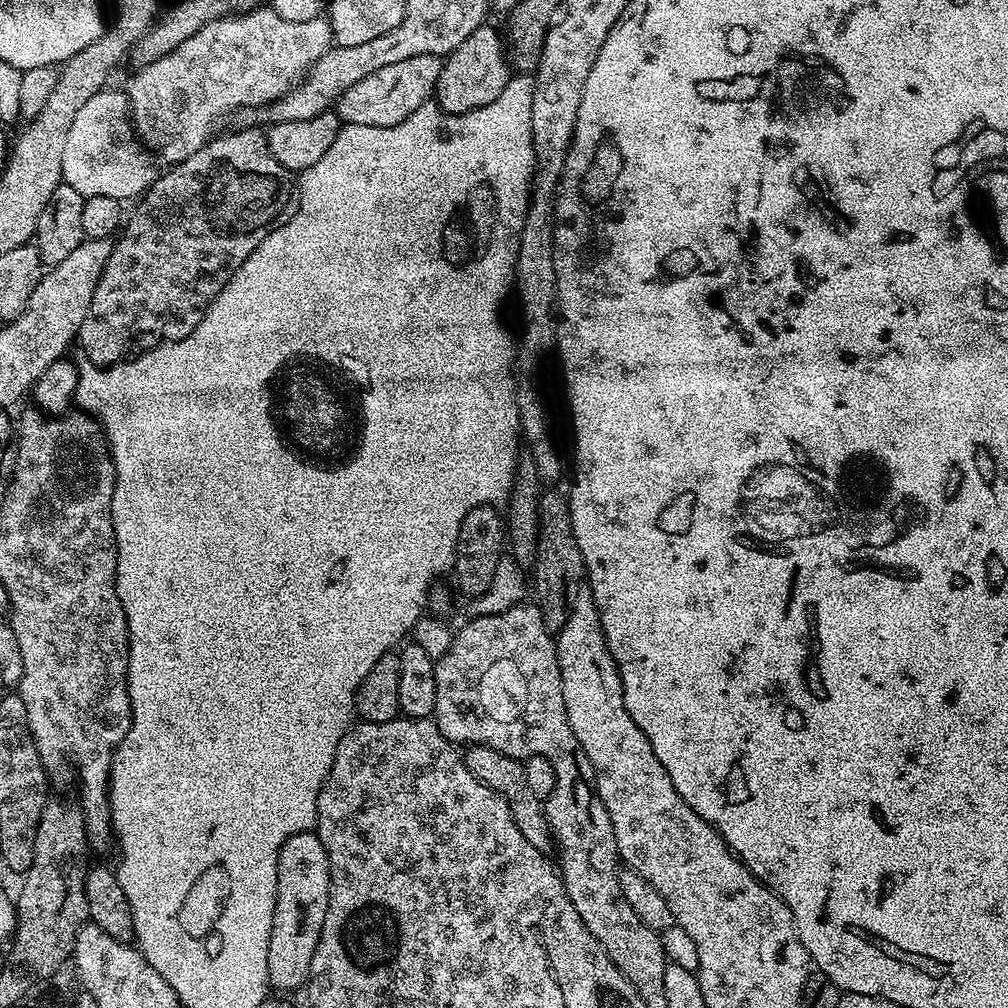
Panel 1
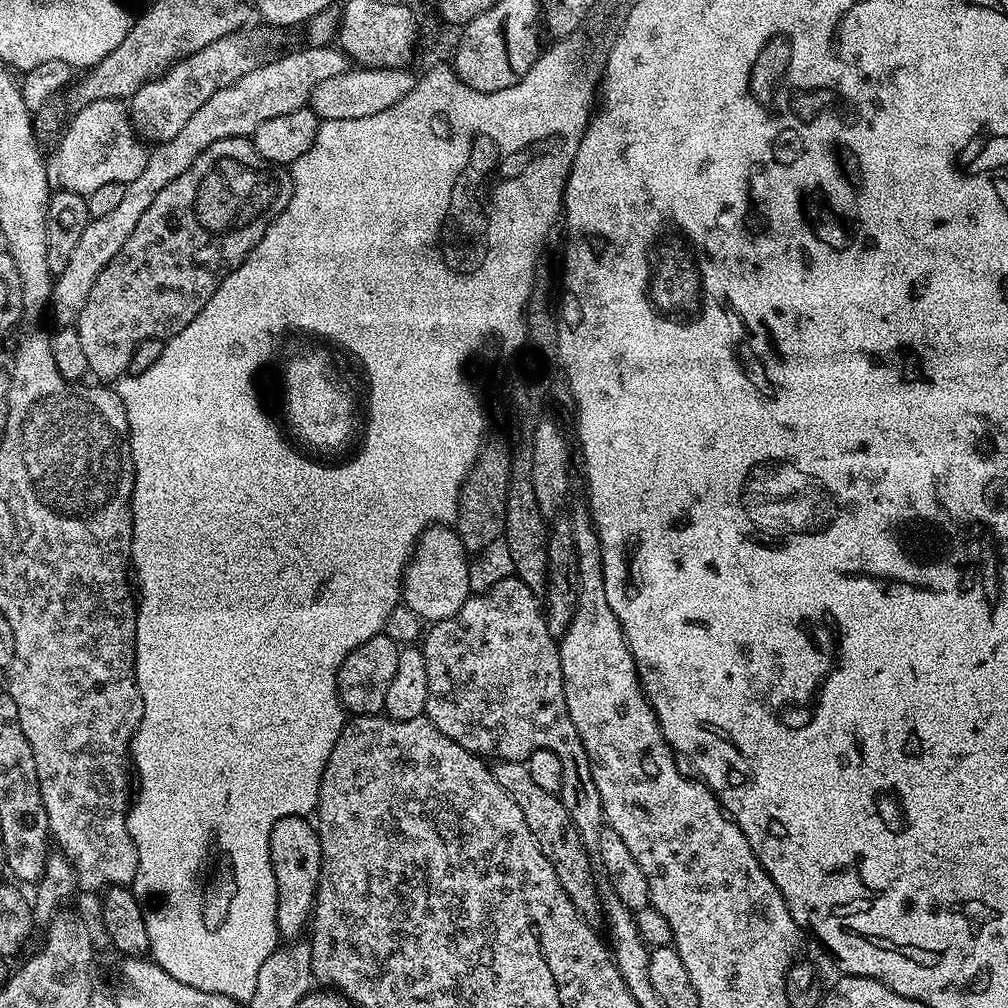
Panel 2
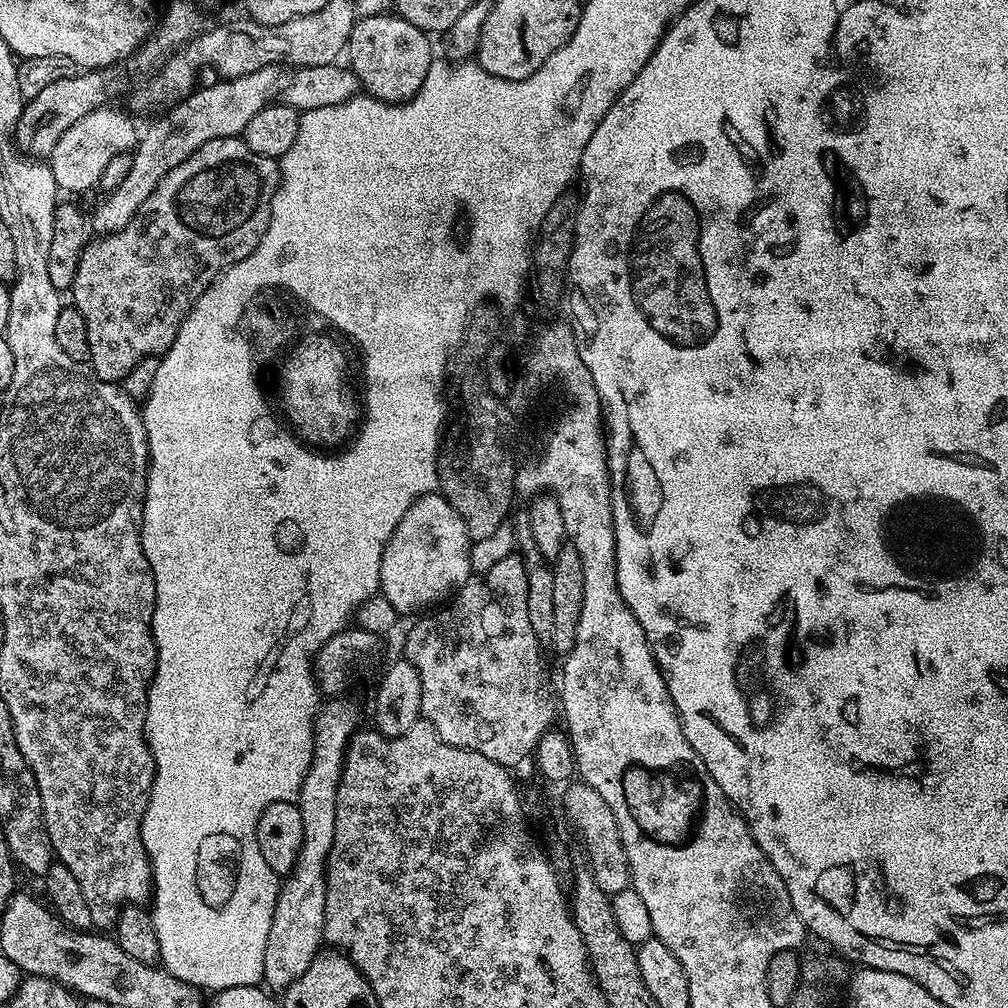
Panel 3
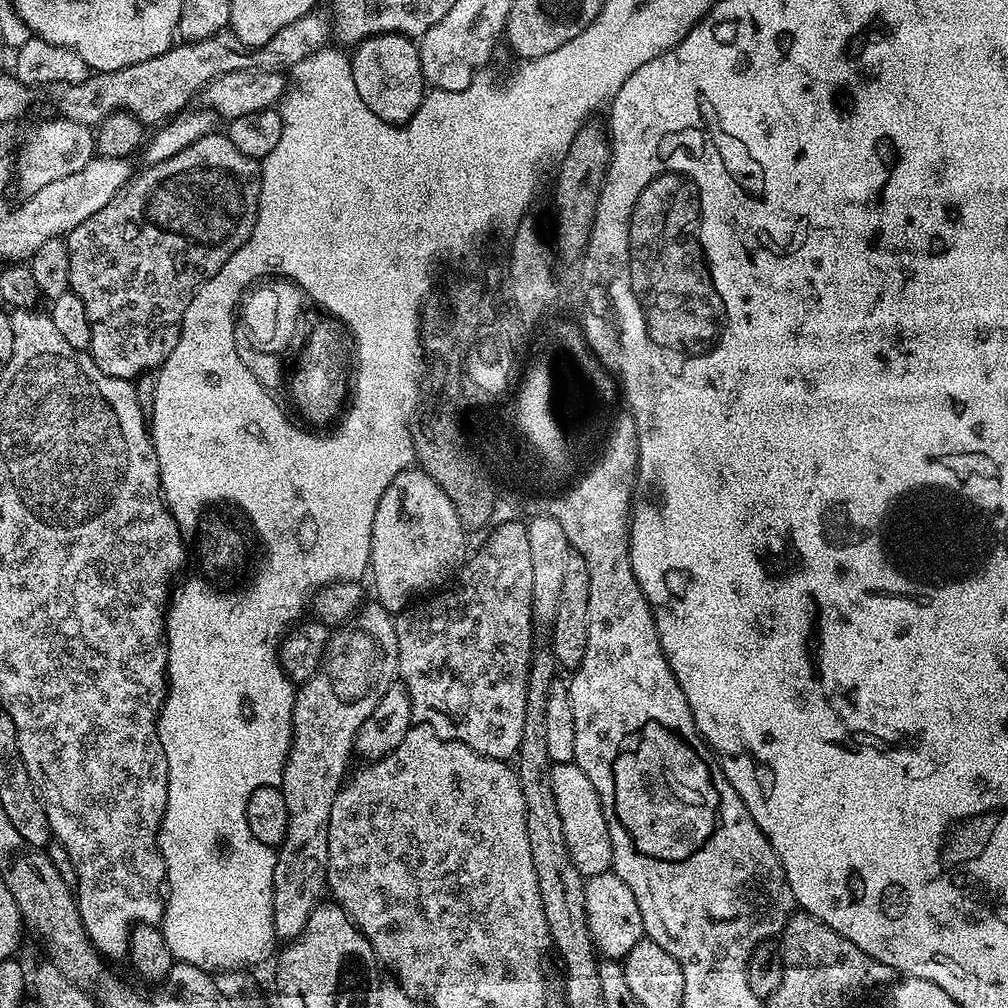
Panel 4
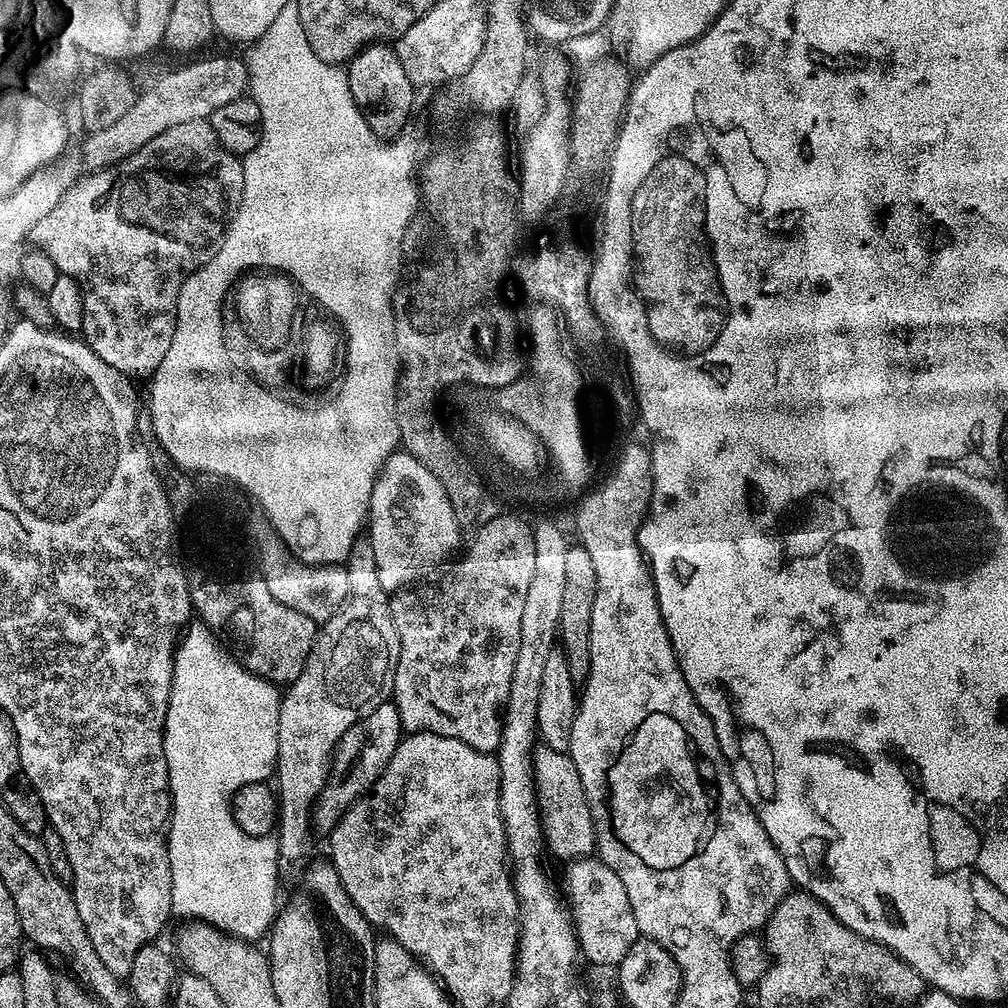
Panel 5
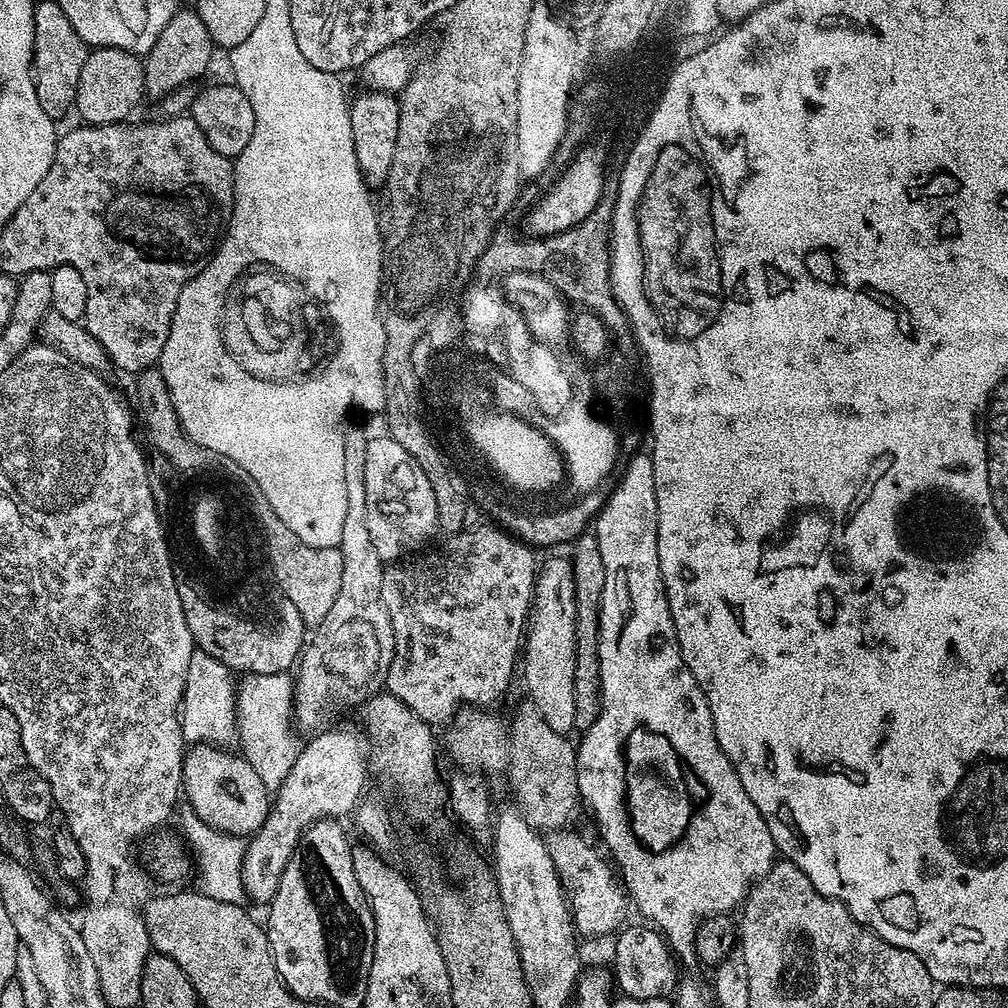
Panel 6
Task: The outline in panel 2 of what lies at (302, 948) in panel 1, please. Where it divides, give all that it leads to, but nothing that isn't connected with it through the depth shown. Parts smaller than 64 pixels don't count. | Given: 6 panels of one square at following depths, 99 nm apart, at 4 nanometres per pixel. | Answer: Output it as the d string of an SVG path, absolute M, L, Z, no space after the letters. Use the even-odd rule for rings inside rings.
M287 816L278 821L270 830L270 862L276 883L276 930L288 939L285 941L292 942L303 937L300 935L305 935L309 927L320 885L322 846L313 821L303 816Z

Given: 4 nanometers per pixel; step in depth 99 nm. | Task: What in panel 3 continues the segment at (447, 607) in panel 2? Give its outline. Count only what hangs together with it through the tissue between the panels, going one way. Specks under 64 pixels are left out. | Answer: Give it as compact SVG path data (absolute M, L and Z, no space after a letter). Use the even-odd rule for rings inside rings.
M443 495L419 496L398 522L382 554L380 592L386 598L386 602L390 602L390 606L394 606L398 614L420 611L423 613L428 610L423 608L428 608L431 604L440 604L447 596L455 597L474 572L471 566L472 543L473 541L468 538L466 522L462 522L462 518L449 506L448 500L445 500Z

